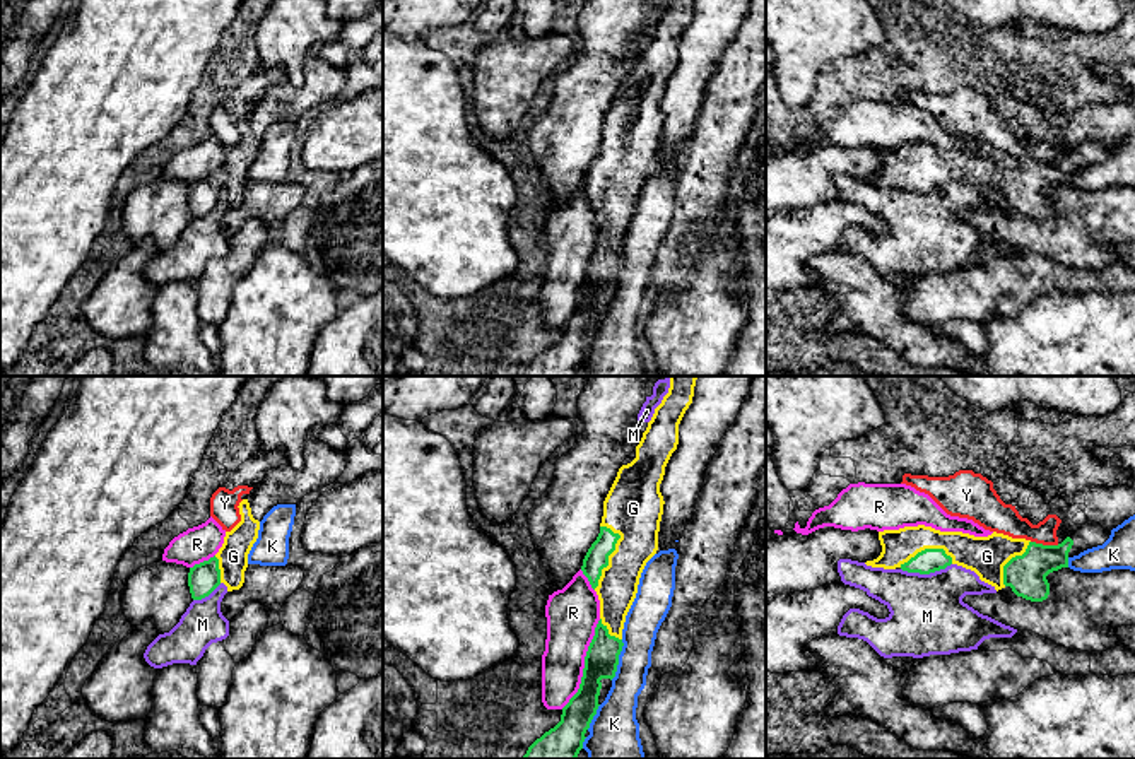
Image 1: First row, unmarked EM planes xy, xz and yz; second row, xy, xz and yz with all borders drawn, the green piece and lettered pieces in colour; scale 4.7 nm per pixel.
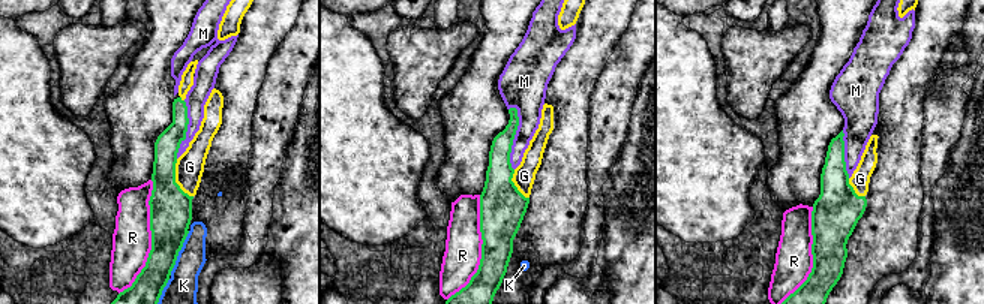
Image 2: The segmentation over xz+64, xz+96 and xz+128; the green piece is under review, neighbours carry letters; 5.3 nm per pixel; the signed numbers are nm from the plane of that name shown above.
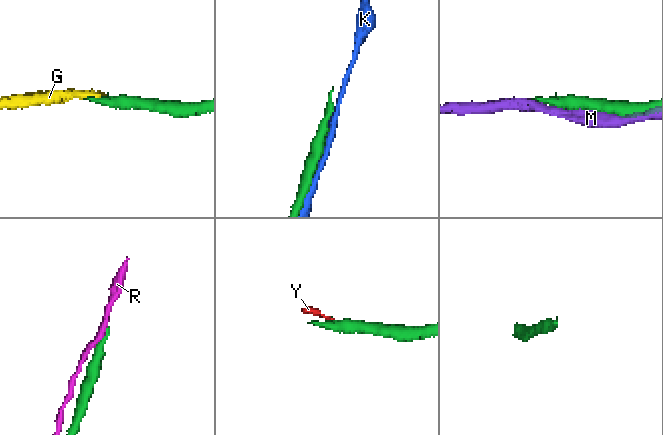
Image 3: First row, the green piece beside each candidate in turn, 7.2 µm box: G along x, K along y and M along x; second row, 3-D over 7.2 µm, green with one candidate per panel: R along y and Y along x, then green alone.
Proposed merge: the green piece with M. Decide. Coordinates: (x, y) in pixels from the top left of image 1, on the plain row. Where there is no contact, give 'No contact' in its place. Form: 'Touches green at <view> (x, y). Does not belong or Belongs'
Touches green at yz (925, 190). Does not belong

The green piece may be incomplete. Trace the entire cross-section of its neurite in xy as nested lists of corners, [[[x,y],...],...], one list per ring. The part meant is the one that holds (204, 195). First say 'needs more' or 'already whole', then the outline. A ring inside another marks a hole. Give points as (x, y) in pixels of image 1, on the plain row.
needs more; [[[248,116],[239,120],[241,138],[226,149],[219,169],[190,185],[188,203],[193,217],[209,214],[221,200],[227,209],[239,207],[244,200],[248,171],[258,156],[260,138],[253,135]]]

